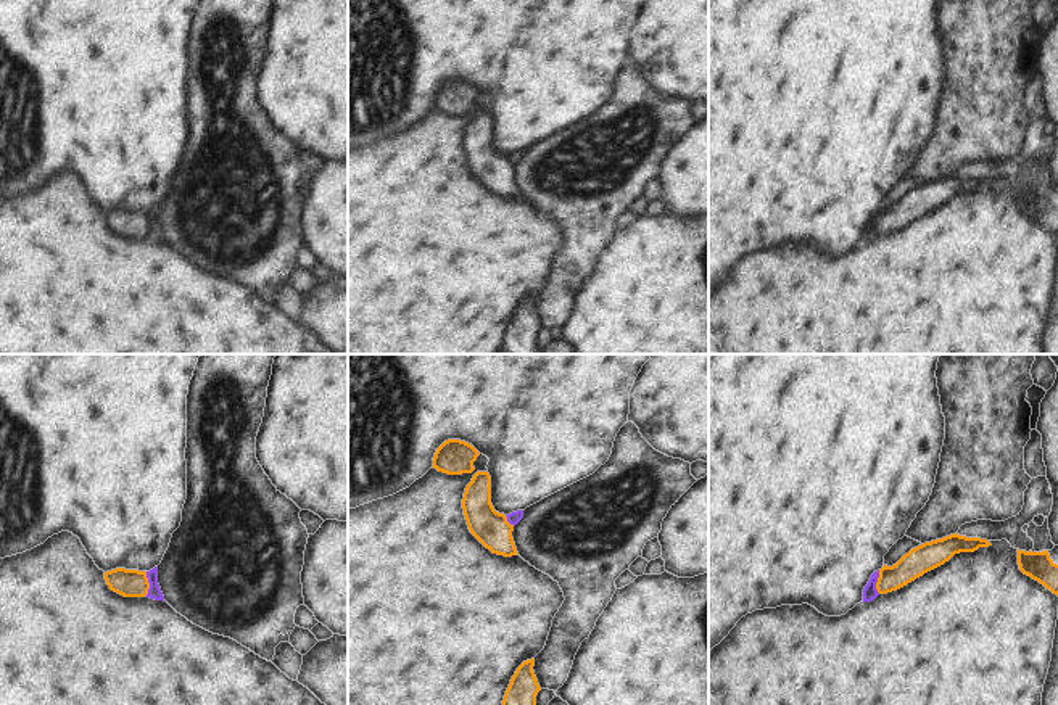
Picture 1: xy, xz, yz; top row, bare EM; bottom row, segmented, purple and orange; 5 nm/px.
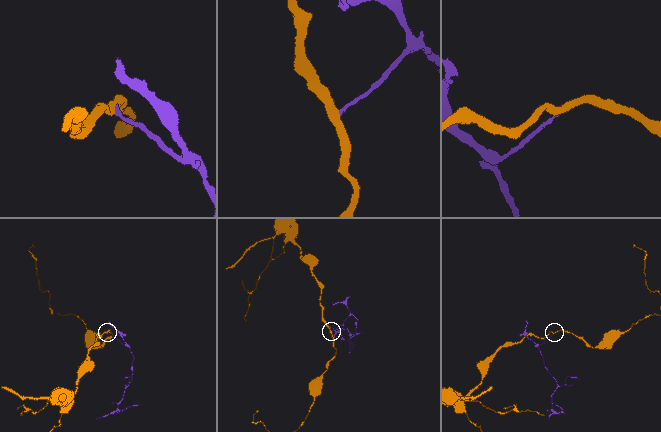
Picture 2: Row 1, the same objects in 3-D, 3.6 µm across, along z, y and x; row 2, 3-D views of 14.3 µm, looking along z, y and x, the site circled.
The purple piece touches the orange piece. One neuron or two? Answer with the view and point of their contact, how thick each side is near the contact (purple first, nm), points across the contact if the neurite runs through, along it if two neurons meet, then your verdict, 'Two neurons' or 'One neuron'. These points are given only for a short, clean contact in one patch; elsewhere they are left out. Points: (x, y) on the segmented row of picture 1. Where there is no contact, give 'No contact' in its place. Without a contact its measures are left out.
Touches purple at xy (148, 581). Thickness 70 nm (purple) against 140 nm. Boundary: xy (145, 572), (147, 594). Two neurons

